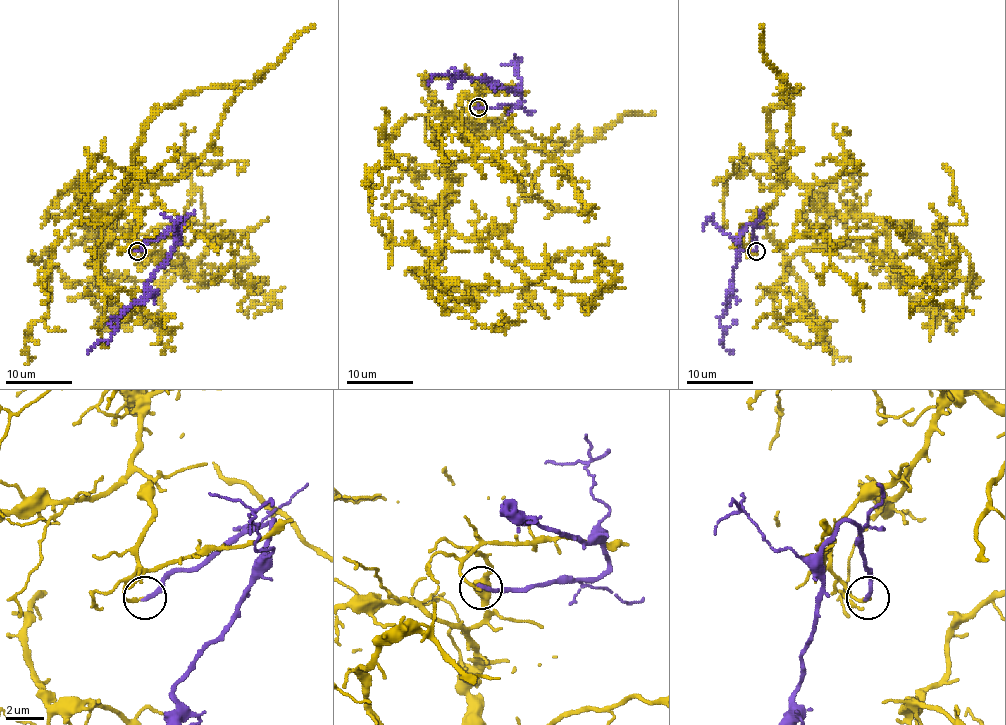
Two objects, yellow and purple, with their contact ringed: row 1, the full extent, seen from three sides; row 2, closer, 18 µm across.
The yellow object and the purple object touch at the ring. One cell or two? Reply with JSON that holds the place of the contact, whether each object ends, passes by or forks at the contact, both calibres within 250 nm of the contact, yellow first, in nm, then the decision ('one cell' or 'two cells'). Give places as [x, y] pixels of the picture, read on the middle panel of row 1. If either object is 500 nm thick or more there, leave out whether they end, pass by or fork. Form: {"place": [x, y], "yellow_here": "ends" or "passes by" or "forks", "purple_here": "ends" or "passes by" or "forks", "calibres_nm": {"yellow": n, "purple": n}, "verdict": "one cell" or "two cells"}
{"place": [478, 107], "yellow_here": "ends", "purple_here": "ends", "calibres_nm": {"yellow": 140, "purple": 240}, "verdict": "two cells"}

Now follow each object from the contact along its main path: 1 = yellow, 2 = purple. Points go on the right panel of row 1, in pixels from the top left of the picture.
1: (756, 251), (744, 228), (795, 180), (827, 240), (914, 300), (942, 276), (977, 281), (972, 268), (972, 313)
2: (756, 251), (754, 228), (747, 225), (741, 235), (739, 258), (721, 328), (722, 346), (732, 353)

